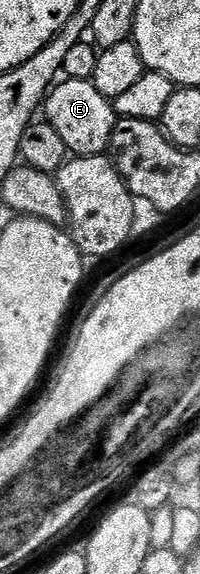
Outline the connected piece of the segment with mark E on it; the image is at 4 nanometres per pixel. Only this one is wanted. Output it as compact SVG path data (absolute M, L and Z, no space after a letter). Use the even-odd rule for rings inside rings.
M62 80L54 84L43 102L43 117L63 138L66 150L74 157L102 155L113 144L115 123L119 120L110 98L99 95L92 80Z

